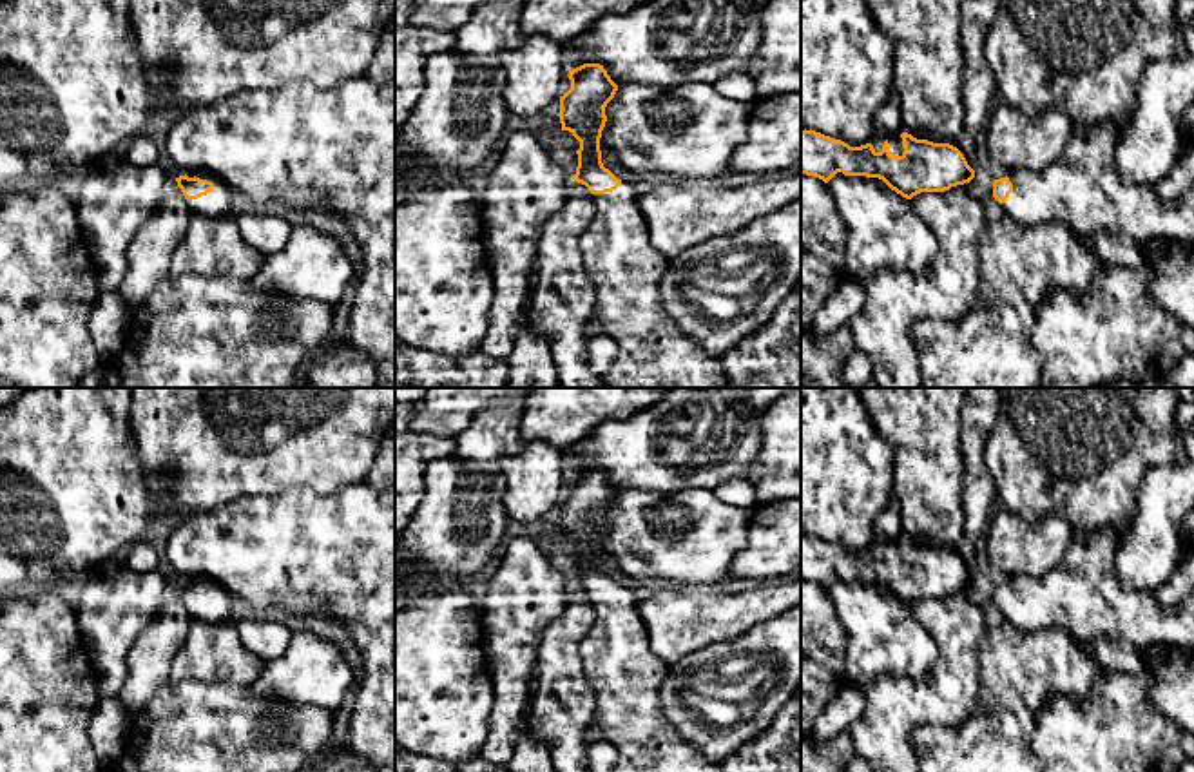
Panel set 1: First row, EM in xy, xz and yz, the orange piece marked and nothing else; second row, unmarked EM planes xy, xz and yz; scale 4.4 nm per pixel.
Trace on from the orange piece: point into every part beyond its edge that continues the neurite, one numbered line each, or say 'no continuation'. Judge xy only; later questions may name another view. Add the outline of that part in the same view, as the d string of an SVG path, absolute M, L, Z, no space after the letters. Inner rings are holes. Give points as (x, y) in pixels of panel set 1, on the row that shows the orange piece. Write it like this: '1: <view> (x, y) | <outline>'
1: xy (218, 203) | M192 172L187 174L188 178L199 178L214 183L214 190L208 192L207 196L201 196L197 199L187 199L187 205L192 214L199 214L205 217L226 217L226 216L236 216L237 212L234 210L234 201L230 196L228 185L217 178L212 172Z

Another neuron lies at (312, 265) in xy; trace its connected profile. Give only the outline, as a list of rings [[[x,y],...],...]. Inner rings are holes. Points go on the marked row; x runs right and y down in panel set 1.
[[[297,227],[279,252],[266,256],[255,286],[292,301],[337,306],[353,279],[353,265],[333,237],[313,227]]]

